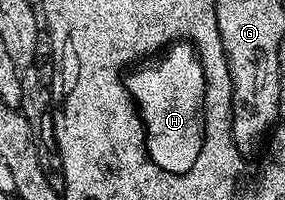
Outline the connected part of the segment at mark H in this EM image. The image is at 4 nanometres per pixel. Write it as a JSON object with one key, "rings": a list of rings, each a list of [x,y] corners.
{"rings":[[[186,42],[174,43],[164,51],[159,57],[156,57],[153,62],[157,66],[155,70],[147,70],[144,66],[138,67],[133,75],[128,75],[125,84],[129,87],[130,96],[133,97],[133,104],[137,108],[138,114],[141,116],[141,123],[145,125],[145,148],[149,155],[149,159],[158,166],[160,170],[166,170],[172,174],[178,175],[188,170],[193,169],[195,160],[201,155],[201,139],[203,137],[203,115],[205,113],[205,73],[201,67],[201,61],[198,58],[198,53],[193,46]]]}

